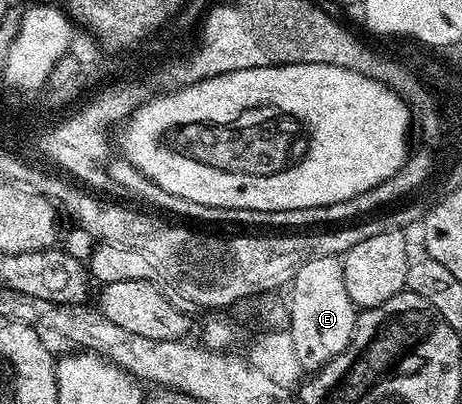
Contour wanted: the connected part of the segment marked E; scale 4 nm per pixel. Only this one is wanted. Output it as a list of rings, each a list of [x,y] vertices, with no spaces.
[[[339,257],[309,259],[297,271],[290,289],[289,330],[297,359],[304,370],[318,371],[345,351],[355,330],[357,310],[345,291],[342,260]]]

